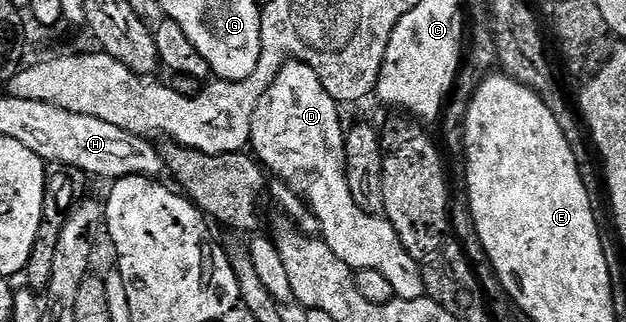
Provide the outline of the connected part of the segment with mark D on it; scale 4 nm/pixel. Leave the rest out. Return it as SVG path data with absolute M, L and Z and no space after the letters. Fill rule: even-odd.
M289 61L276 71L274 81L266 93L258 101L258 105L252 114L252 125L250 128L250 151L258 160L265 172L272 171L277 180L283 180L288 185L296 183L308 183L302 189L303 198L308 206L312 208L320 222L320 232L326 245L334 249L334 254L346 265L352 268L353 272L362 269L375 269L390 281L390 289L394 289L398 299L422 299L425 298L424 272L421 264L398 241L398 233L385 219L383 214L372 214L364 212L354 201L350 193L350 186L346 181L344 172L344 139L346 127L340 124L340 111L337 101L326 93L326 85L318 81L318 73L310 69L308 63Z

